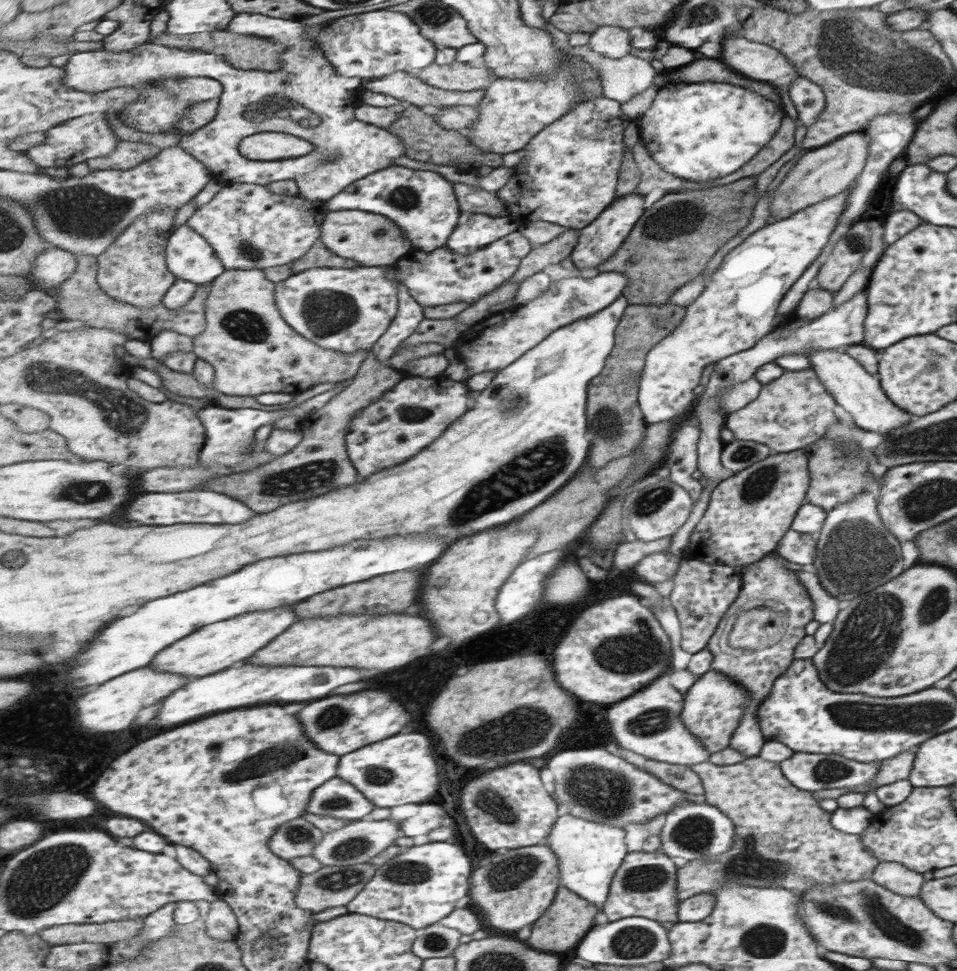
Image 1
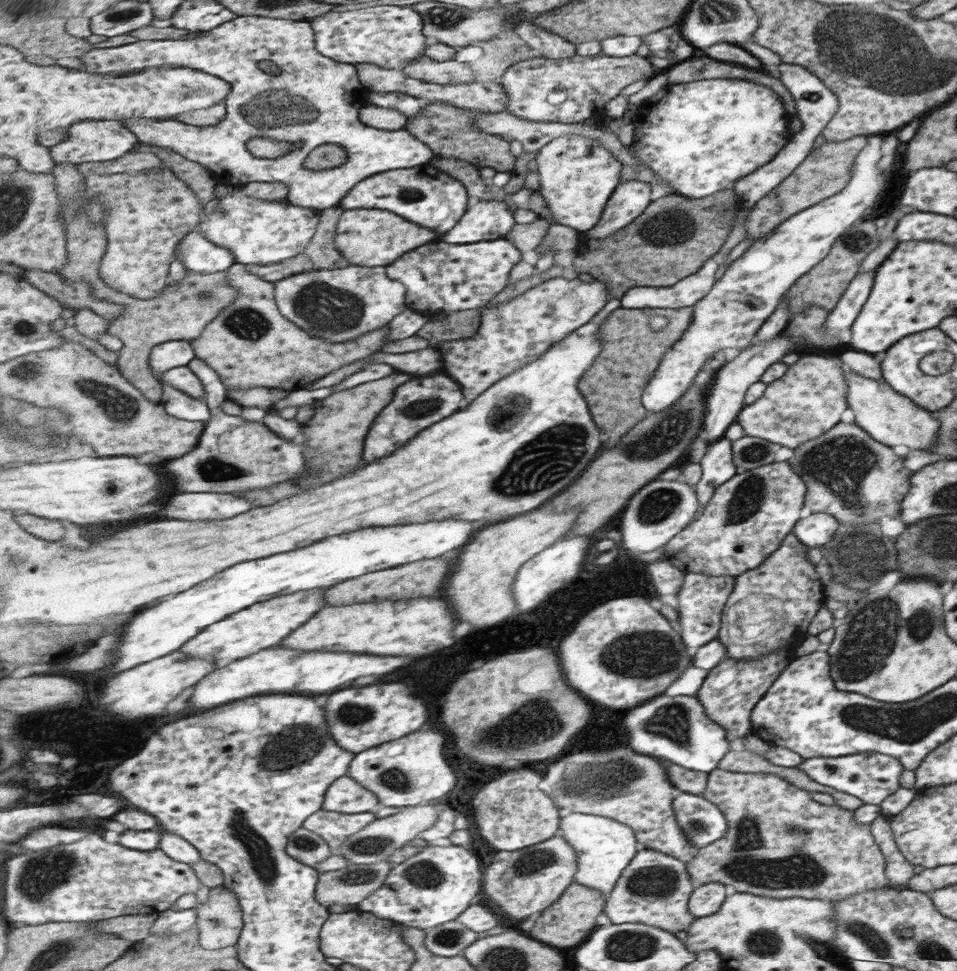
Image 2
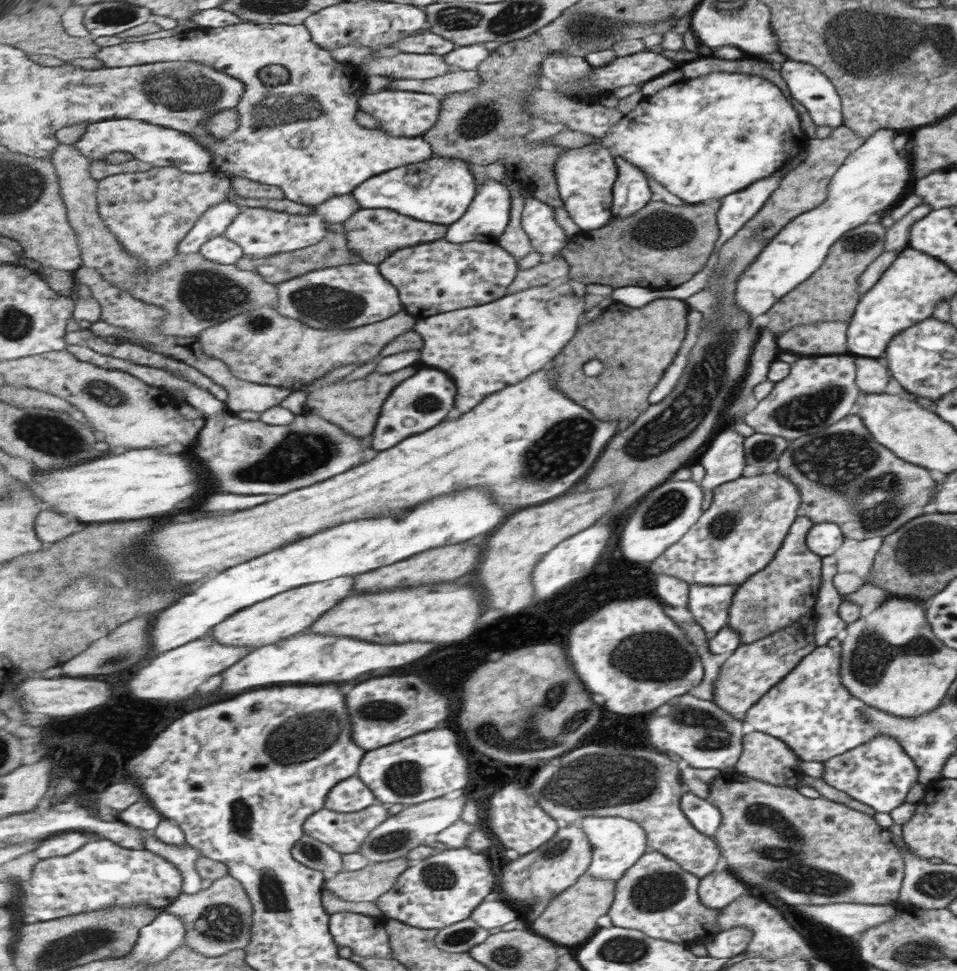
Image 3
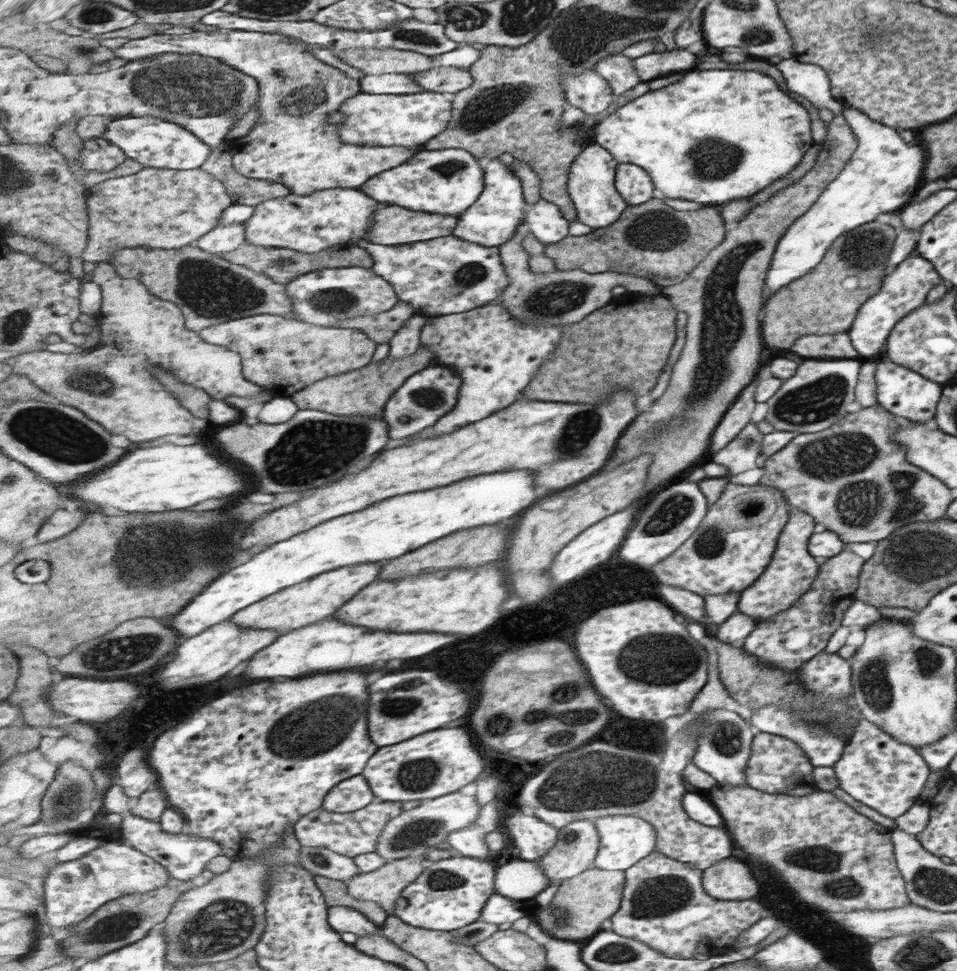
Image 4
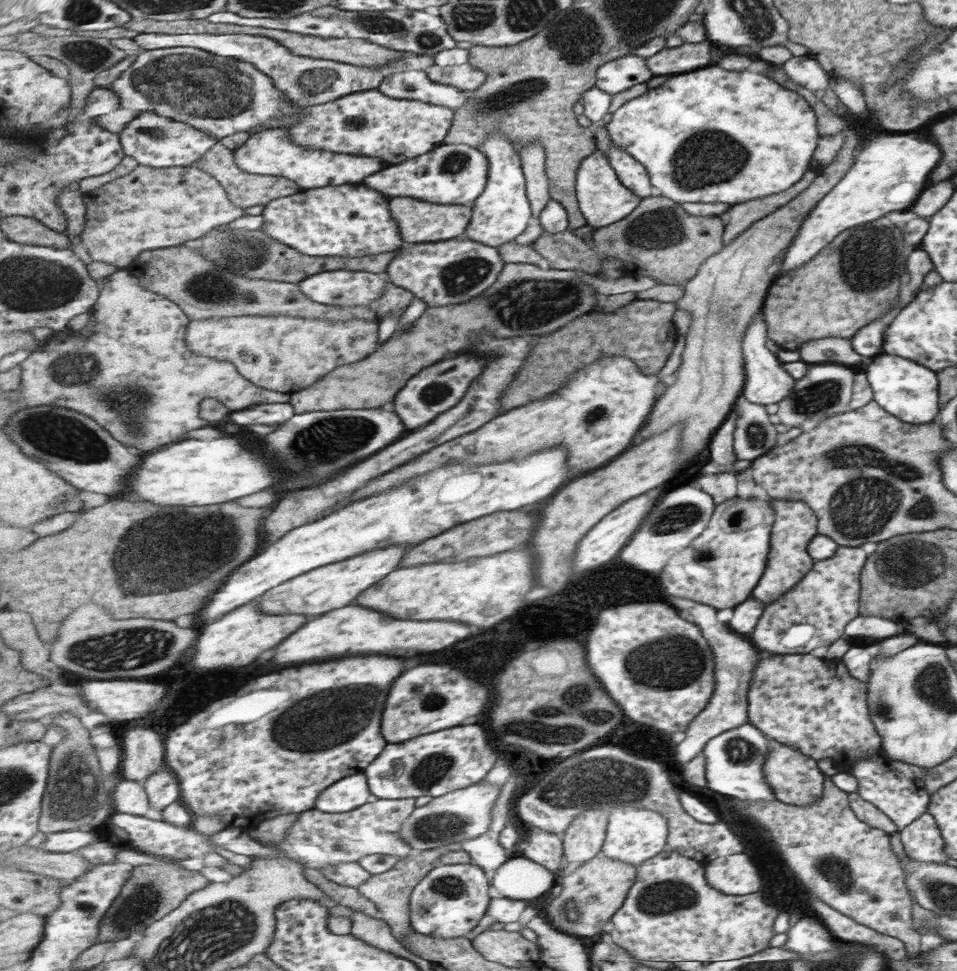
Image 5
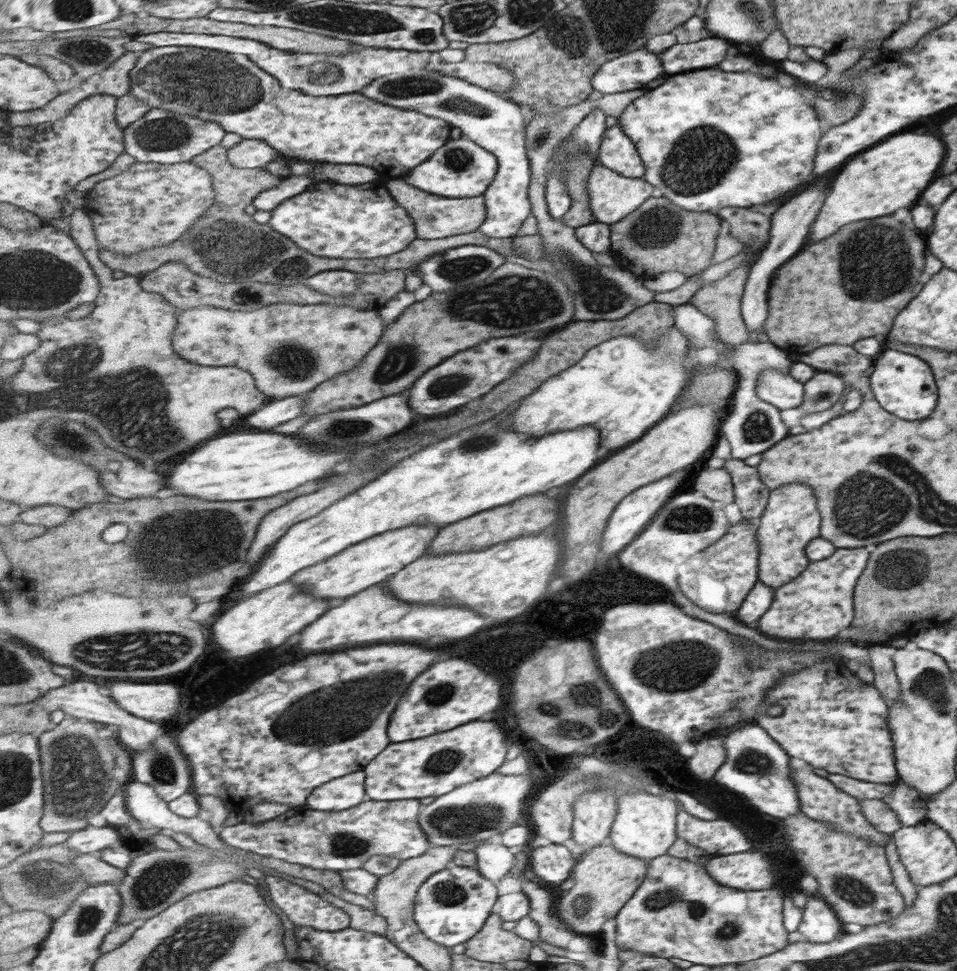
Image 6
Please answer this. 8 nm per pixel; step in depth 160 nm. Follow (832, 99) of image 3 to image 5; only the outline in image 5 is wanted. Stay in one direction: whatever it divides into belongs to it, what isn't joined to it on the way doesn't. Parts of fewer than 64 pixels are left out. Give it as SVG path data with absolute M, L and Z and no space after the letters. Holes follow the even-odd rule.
M803 55L791 57L781 64L785 74L795 82L801 84L803 88L815 92L828 88L828 73L820 64L819 60L813 59L811 56Z

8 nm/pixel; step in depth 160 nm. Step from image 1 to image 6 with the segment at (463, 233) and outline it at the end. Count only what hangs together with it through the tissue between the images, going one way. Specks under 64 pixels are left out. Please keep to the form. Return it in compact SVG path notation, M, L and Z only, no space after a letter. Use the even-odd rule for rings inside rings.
M425 69L384 76L374 80L371 86L361 90L360 94L395 108L445 120L452 127L460 128L464 136L495 154L500 168L496 179L484 194L488 216L479 231L493 238L517 237L523 222L533 215L532 201L529 198L532 162L529 162L528 130L523 108L519 104L505 100L502 94L493 92L493 89L469 84L469 81L461 77Z

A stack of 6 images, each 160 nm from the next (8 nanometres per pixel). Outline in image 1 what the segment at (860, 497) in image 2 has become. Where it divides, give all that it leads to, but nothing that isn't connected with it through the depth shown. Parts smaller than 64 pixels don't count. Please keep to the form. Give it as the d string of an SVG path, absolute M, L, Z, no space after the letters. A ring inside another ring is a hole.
M820 439L820 441L808 444L803 449L806 451L808 473L811 477L811 482L808 484L807 500L813 506L818 506L829 512L838 504L848 502L854 496L862 494L873 482L873 475L867 469L869 462L863 456L861 448L857 449L856 455L850 459L842 457L838 442L831 439Z

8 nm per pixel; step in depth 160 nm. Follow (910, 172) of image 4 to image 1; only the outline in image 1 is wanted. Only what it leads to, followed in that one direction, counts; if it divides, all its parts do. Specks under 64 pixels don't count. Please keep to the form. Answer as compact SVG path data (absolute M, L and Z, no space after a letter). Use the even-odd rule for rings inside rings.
M849 186L839 195L823 199L807 208L794 211L788 218L765 225L751 233L723 257L717 269L710 274L702 293L685 306L684 318L676 330L661 339L647 354L641 375L639 399L641 412L644 412L645 420L649 421L649 424L668 421L690 406L693 402L695 378L699 380L703 366L747 350L755 346L762 336L771 332L769 328L773 328L777 304L782 302L783 294L788 292L787 288L804 274L829 242L830 235L837 226L837 219L846 210L851 189L852 186Z

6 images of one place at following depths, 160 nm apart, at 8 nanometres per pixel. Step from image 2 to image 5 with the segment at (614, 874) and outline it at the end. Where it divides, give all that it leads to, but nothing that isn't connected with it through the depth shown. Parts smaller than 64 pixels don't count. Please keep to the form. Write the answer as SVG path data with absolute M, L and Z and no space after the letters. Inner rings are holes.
M630 806L615 808L610 812L608 836L604 844L603 854L639 868L644 860L660 854L668 835L668 821L660 812Z

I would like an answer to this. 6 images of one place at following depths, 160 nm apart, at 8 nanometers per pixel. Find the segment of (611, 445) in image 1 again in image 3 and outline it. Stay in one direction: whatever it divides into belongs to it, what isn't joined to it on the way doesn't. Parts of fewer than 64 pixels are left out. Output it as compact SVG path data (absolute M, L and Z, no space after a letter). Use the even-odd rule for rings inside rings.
M653 299L640 307L614 302L599 318L589 320L589 324L583 323L567 349L555 359L556 388L575 400L577 404L584 405L601 420L629 420L630 424L633 424L642 412L652 406L648 399L650 392L656 387L663 371L667 369L681 346L687 326L688 311L687 305L682 300L675 299ZM589 360L603 362L603 373L589 376L589 372L585 372L585 364L589 364Z

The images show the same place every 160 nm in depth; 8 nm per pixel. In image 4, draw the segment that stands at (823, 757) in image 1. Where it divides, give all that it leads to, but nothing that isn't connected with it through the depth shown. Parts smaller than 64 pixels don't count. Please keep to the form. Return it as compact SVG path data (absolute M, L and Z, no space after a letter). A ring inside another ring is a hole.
M863 718L847 740L844 752L832 766L838 787L861 804L894 819L922 799L921 792L931 770L916 749L897 742L877 725Z

